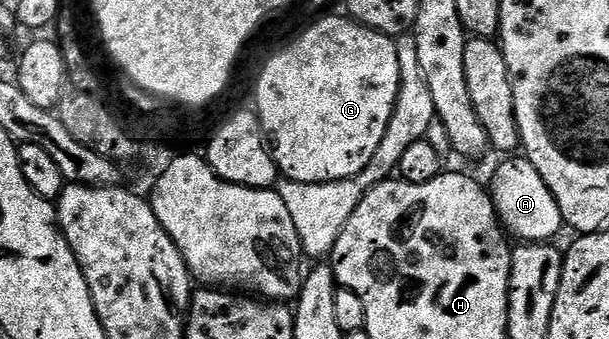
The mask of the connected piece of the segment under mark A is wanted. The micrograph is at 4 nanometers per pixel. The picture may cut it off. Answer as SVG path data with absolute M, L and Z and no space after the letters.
M509 157L506 158L495 171L495 175L489 184L489 192L492 201L495 205L495 212L499 216L502 228L510 235L515 235L516 240L525 243L545 243L552 240L560 230L563 229L563 216L560 213L560 208L557 206L557 201L553 199L552 193L548 189L548 185L541 179L540 173L533 167L530 160L526 157Z

